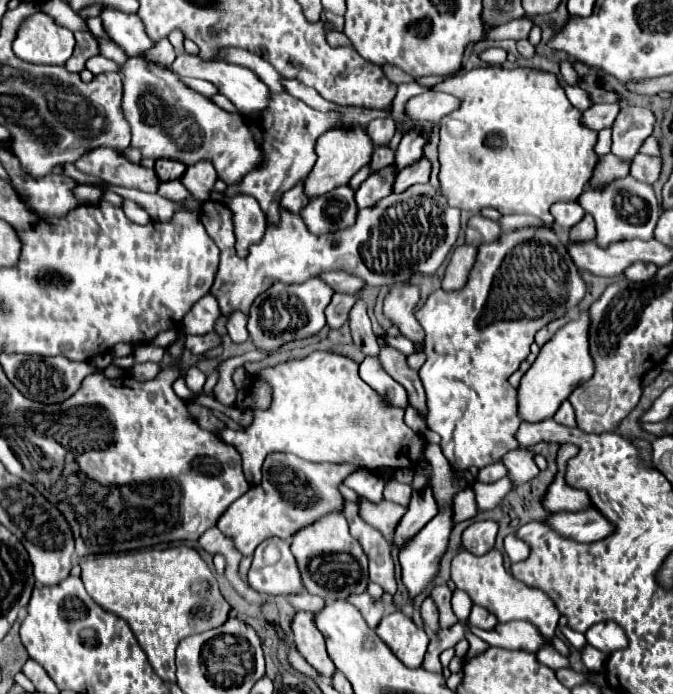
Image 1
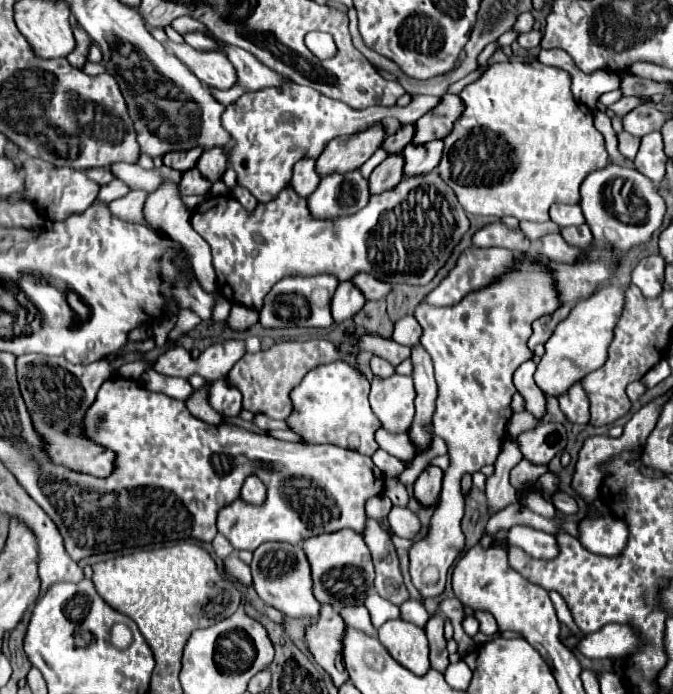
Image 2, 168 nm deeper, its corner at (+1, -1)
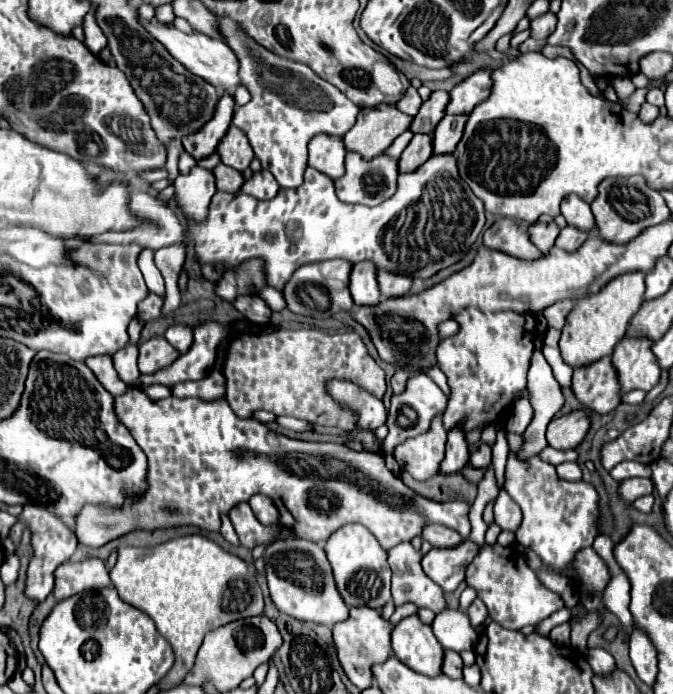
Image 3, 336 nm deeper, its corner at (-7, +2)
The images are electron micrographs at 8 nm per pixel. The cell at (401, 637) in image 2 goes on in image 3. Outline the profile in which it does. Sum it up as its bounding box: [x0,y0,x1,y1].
[392,616,444,676]

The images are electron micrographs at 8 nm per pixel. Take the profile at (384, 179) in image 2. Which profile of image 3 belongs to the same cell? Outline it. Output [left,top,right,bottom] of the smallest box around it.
[400,134,432,172]

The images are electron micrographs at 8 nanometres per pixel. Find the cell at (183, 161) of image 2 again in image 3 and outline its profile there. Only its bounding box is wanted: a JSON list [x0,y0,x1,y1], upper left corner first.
[182,94,234,160]

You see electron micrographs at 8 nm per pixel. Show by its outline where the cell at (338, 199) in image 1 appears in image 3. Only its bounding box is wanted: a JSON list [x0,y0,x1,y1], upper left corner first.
[336,154,398,206]

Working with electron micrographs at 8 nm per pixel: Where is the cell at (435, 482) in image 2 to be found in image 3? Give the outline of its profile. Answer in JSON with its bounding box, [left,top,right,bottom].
[440,426,470,474]

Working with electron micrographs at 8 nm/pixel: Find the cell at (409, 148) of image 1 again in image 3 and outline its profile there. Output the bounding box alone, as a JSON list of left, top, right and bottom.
[446,70,492,114]

